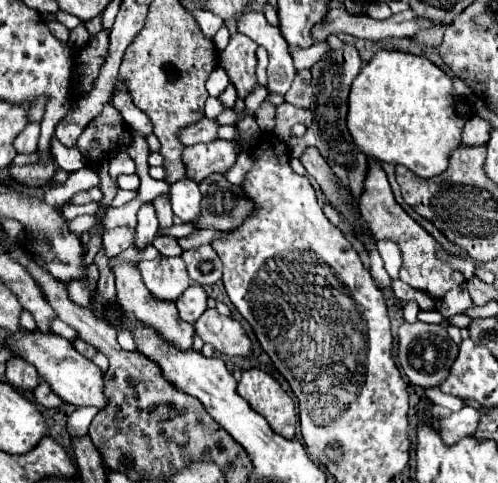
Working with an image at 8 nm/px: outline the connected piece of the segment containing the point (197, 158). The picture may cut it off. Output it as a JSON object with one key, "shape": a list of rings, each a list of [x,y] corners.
{"shape":[[[214,140],[208,144],[188,146],[184,156],[186,160],[186,176],[190,180],[202,182],[212,172],[226,172],[238,160],[238,144],[236,140]]]}

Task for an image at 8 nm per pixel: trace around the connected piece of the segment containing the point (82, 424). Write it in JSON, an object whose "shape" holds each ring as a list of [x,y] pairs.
{"shape":[[[94,406],[76,408],[70,414],[70,418],[68,418],[68,432],[70,432],[70,436],[82,436],[82,434],[86,434],[92,418],[96,416],[96,412],[98,412],[98,408],[94,408]]]}

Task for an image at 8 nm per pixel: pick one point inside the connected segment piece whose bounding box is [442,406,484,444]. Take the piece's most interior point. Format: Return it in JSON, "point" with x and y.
{"point":[465,421]}

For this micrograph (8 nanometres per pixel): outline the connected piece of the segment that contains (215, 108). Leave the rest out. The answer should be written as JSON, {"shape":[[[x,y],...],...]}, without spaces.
{"shape":[[[208,98],[206,100],[206,116],[208,118],[216,118],[218,114],[222,114],[224,112],[224,104],[220,102],[220,98]]]}

